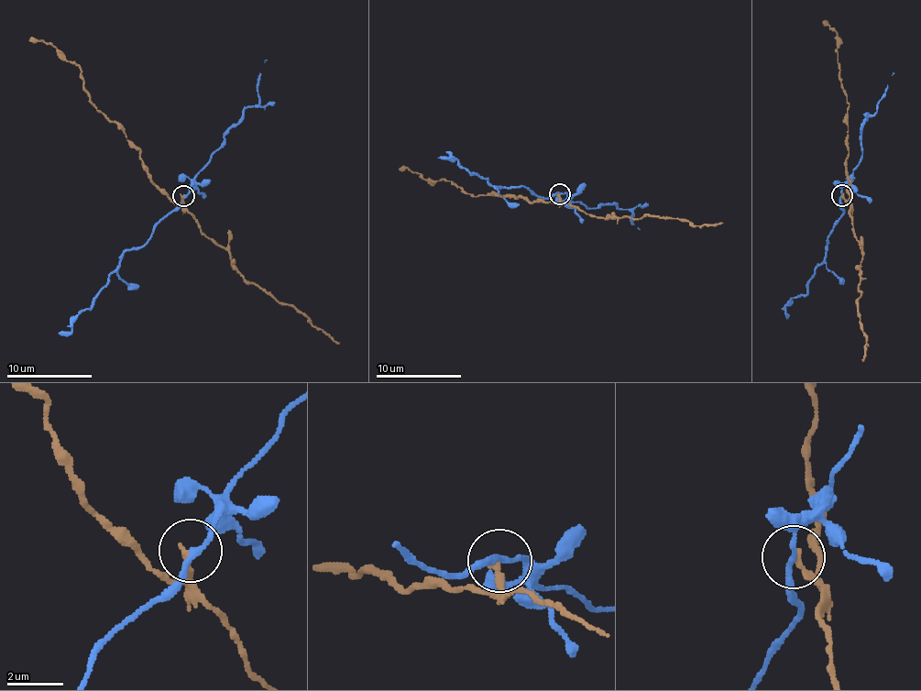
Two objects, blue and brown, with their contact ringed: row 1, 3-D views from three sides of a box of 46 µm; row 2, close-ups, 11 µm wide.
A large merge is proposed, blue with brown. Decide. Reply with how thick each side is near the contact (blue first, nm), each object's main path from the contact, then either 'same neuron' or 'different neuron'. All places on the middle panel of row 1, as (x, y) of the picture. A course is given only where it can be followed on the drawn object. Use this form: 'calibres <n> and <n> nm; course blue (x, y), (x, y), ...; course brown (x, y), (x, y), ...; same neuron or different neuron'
calibres 180 and 200 nm; course blue (559, 194), (542, 199), (522, 186), (498, 189), (474, 175), (457, 159), (438, 157); course brown (559, 194), (559, 202), (553, 203), (512, 196), (475, 197), (454, 182), (425, 180), (419, 173), (399, 168); different neuron

